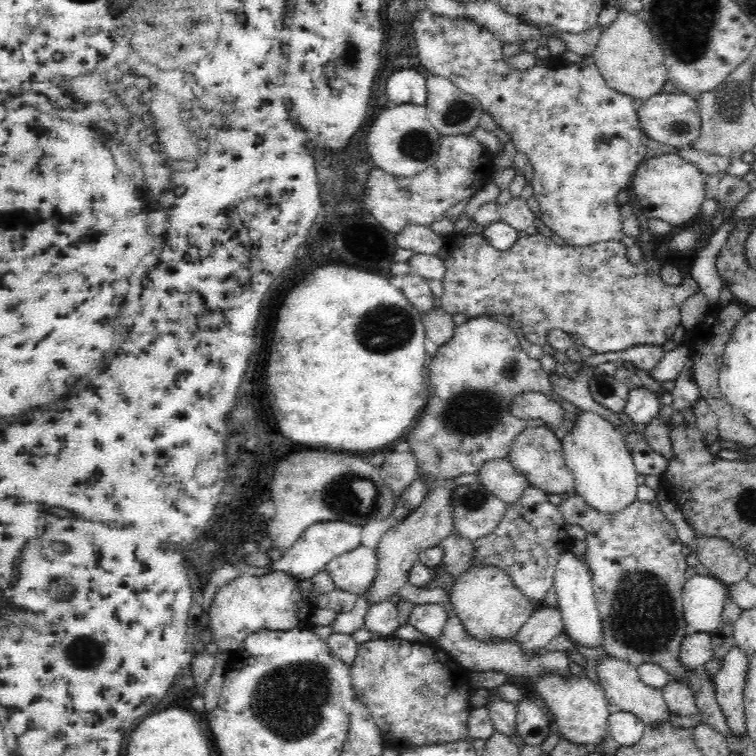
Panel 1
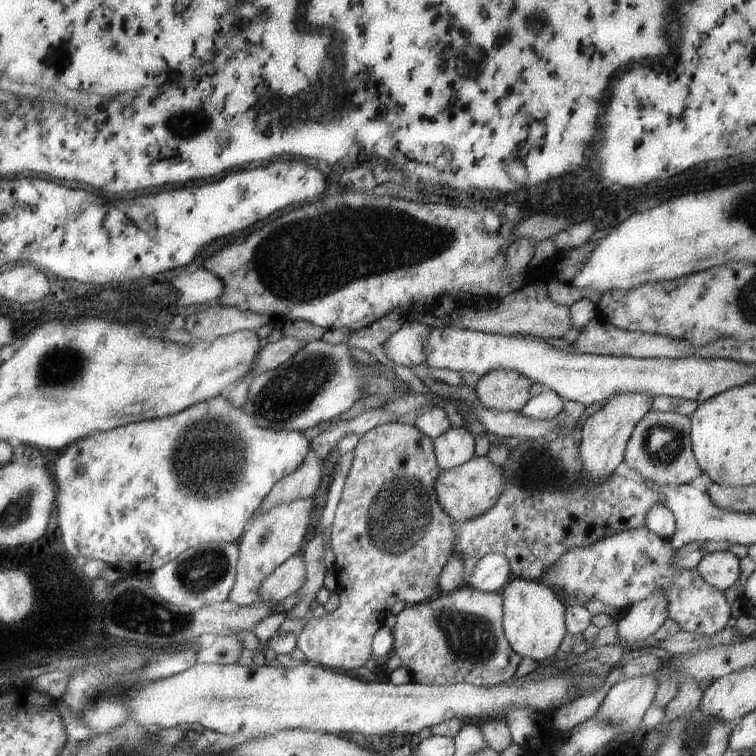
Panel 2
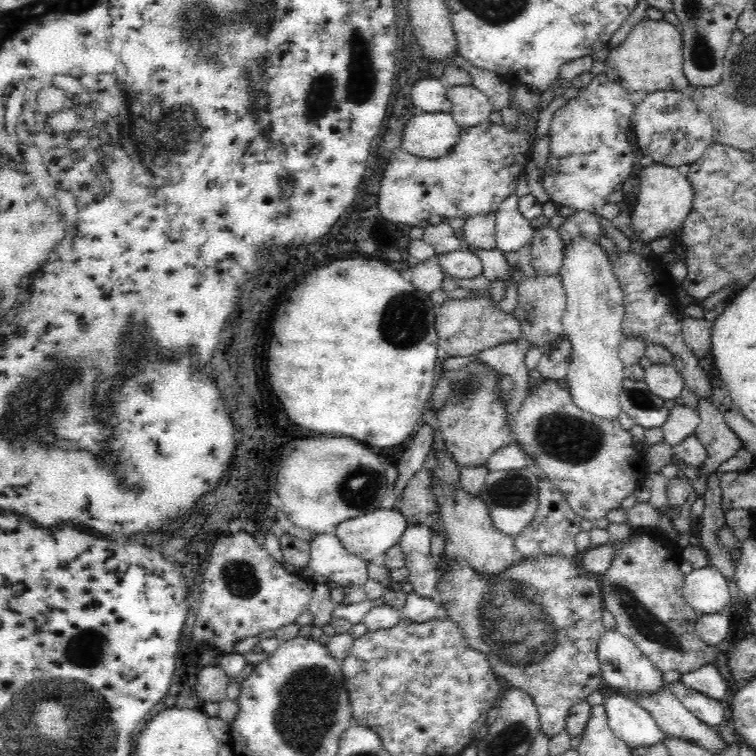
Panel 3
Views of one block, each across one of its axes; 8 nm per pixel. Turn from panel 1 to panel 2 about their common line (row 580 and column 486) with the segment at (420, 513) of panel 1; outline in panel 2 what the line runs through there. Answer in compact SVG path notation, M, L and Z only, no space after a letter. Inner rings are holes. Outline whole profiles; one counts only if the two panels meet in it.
M493 369L478 378L475 386L485 409L517 412L531 397L532 380L513 369Z

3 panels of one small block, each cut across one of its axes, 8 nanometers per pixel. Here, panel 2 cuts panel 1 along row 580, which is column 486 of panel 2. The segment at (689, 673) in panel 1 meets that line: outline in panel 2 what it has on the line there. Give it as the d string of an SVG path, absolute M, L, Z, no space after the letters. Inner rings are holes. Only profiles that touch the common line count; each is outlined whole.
M465 584L448 593L439 593L437 597L431 600L423 601L417 604L406 605L401 612L396 614L396 621L392 627L393 646L392 652L397 656L398 665L405 668L410 675L410 680L424 685L452 685L453 683L469 683L475 686L491 686L496 685L505 680L509 680L513 674L521 657L513 652L509 646L508 640L505 638L502 629L502 596L498 591L478 591L473 587Z

